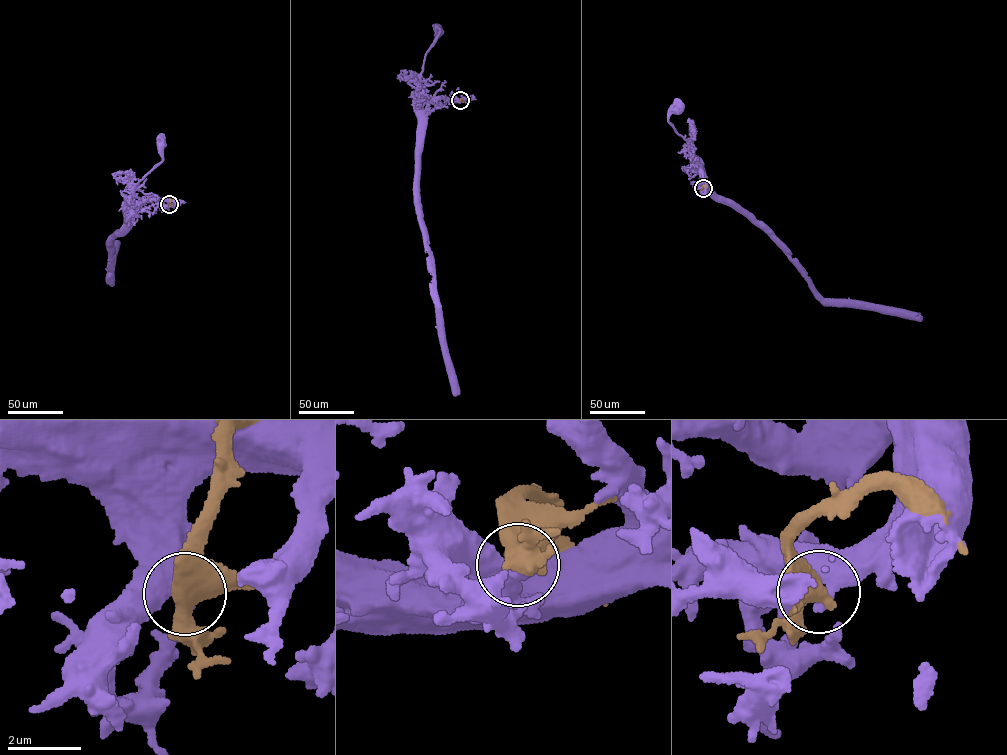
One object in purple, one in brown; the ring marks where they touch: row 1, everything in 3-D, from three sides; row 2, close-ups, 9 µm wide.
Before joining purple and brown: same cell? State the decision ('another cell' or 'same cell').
another cell

